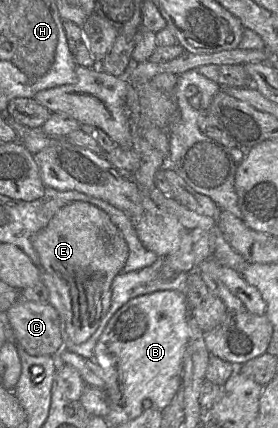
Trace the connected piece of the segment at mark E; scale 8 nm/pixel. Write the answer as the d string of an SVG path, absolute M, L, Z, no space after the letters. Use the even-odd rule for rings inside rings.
M74 202L59 210L48 225L33 236L32 243L62 299L69 339L74 344L85 342L110 307L110 288L128 258L127 243L108 215L86 202Z

